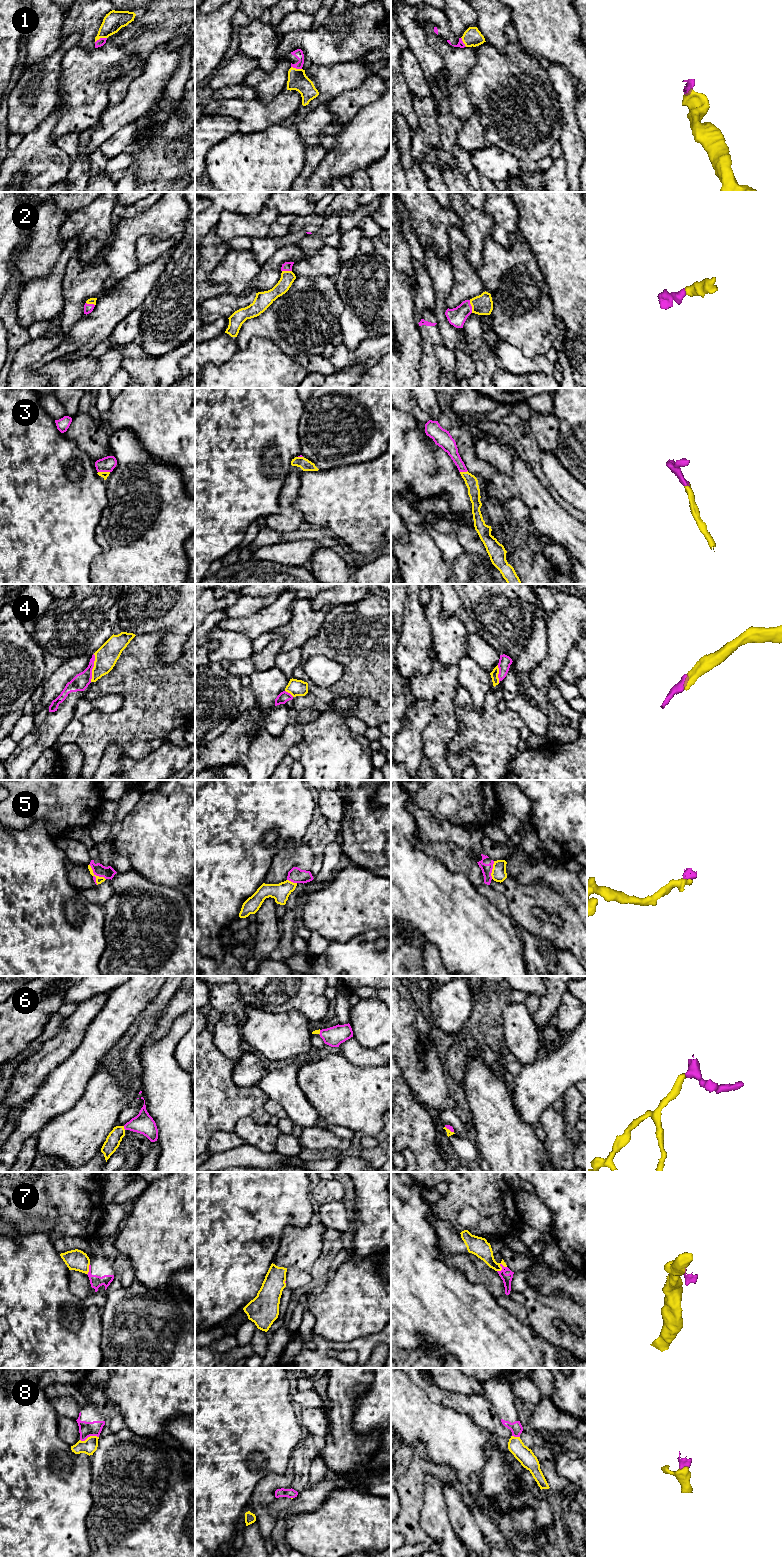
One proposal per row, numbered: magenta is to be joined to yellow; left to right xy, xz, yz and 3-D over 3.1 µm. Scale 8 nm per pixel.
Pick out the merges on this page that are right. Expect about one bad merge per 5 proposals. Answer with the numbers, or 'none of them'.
1, 2, 3, 4, 6, 8

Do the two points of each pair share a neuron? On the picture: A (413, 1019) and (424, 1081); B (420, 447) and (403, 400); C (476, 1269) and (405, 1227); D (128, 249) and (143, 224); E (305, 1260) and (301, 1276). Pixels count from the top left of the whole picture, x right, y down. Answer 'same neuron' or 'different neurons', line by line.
A: same neuron
B: different neurons
C: different neurons
D: same neuron
E: different neurons

